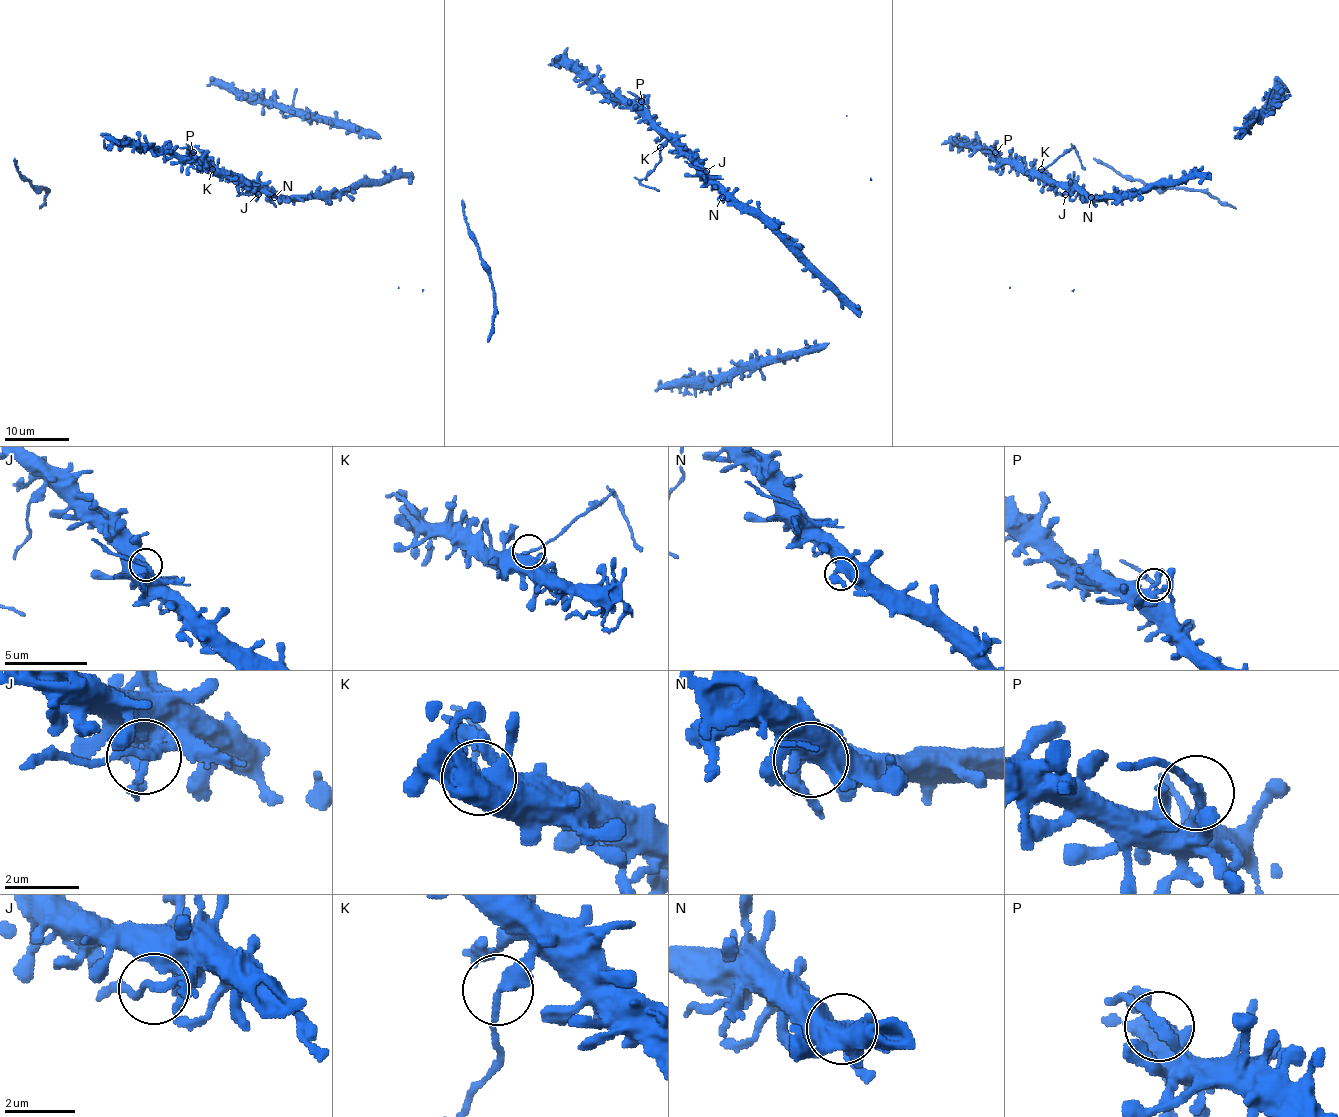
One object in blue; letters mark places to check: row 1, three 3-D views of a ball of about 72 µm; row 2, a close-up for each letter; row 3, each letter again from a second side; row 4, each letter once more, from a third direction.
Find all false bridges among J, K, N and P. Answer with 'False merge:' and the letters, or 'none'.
False merge: K

